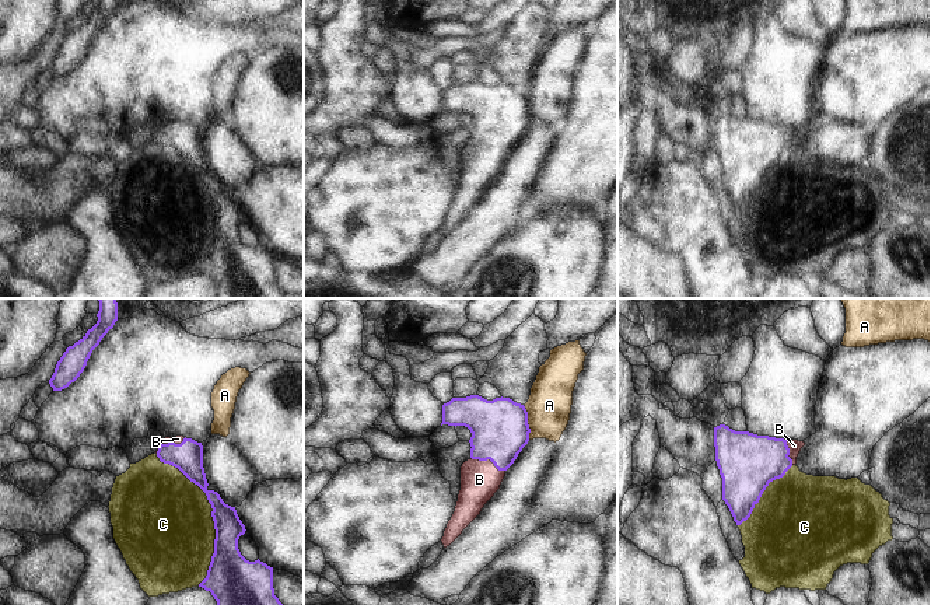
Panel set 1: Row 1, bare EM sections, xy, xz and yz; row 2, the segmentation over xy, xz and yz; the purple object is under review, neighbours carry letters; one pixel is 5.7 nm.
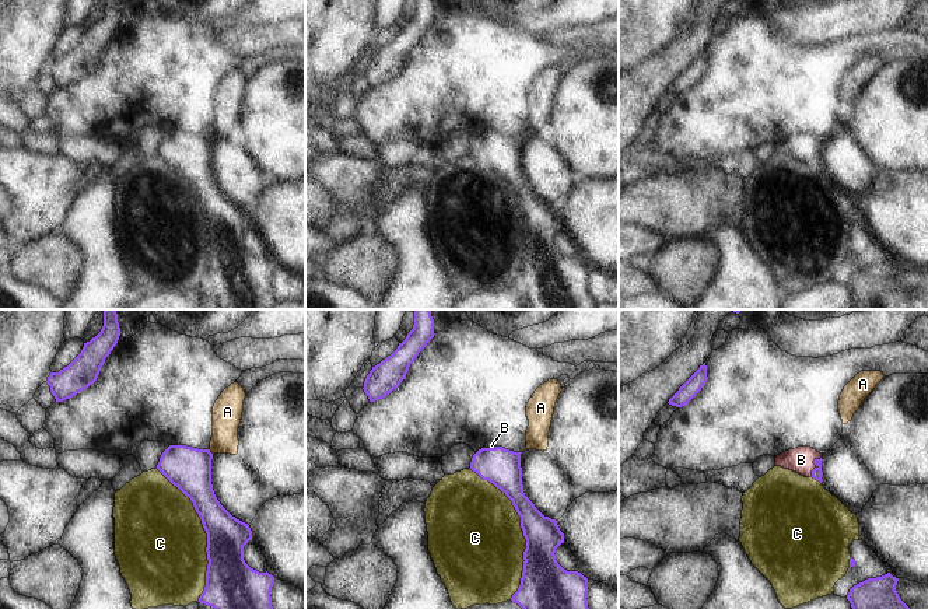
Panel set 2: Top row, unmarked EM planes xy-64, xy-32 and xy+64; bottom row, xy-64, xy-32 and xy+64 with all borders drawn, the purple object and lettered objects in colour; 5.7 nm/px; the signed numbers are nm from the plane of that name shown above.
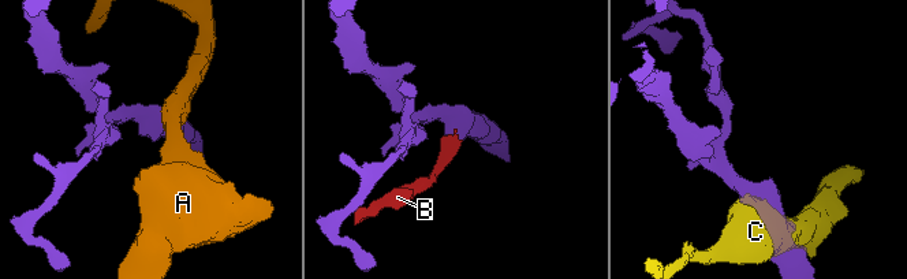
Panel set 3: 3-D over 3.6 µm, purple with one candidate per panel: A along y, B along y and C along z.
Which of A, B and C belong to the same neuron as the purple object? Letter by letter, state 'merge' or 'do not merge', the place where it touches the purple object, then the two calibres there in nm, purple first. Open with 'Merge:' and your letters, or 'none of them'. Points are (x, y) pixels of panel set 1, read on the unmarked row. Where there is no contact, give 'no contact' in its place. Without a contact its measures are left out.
Merge: B
A: do not merge; contact xz (527, 109); calibres 320 and 260 nm
B: merge; contact xz (487, 144); calibres 320 and 220 nm
C: do not merge; contact xy (212, 200); calibres 160 and 500 nm

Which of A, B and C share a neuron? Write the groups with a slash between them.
A / B / C

